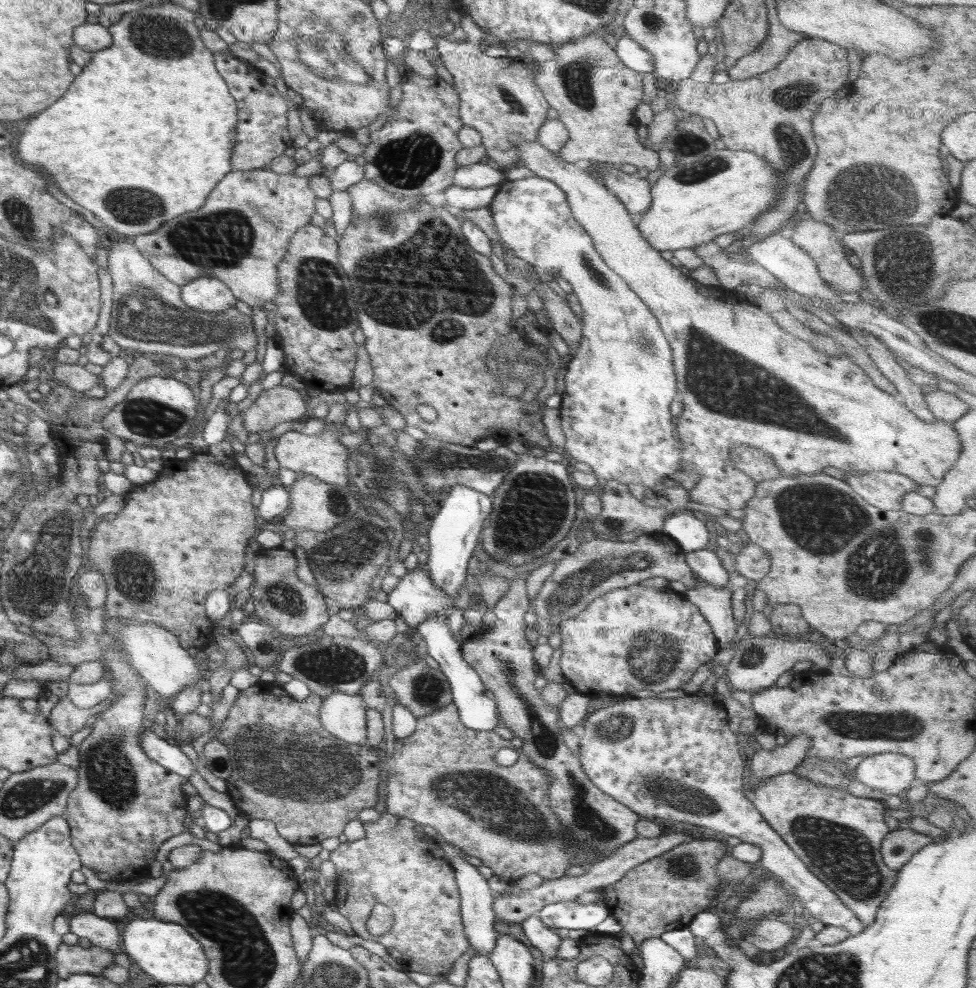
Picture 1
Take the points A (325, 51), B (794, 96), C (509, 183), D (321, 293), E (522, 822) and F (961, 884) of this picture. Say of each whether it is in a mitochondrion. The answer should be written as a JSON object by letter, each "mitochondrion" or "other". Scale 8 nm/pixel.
{"A":"mitochondrion","B":"mitochondrion","C":"other","D":"mitochondrion","E":"mitochondrion","F":"other"}

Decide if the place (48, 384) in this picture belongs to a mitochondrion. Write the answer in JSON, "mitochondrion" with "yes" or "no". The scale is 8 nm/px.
{"mitochondrion":"no"}

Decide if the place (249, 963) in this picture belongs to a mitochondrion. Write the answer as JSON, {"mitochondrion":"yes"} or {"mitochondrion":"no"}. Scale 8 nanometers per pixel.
{"mitochondrion":"yes"}

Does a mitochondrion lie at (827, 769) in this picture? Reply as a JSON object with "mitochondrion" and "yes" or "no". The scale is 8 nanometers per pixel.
{"mitochondrion":"yes"}

